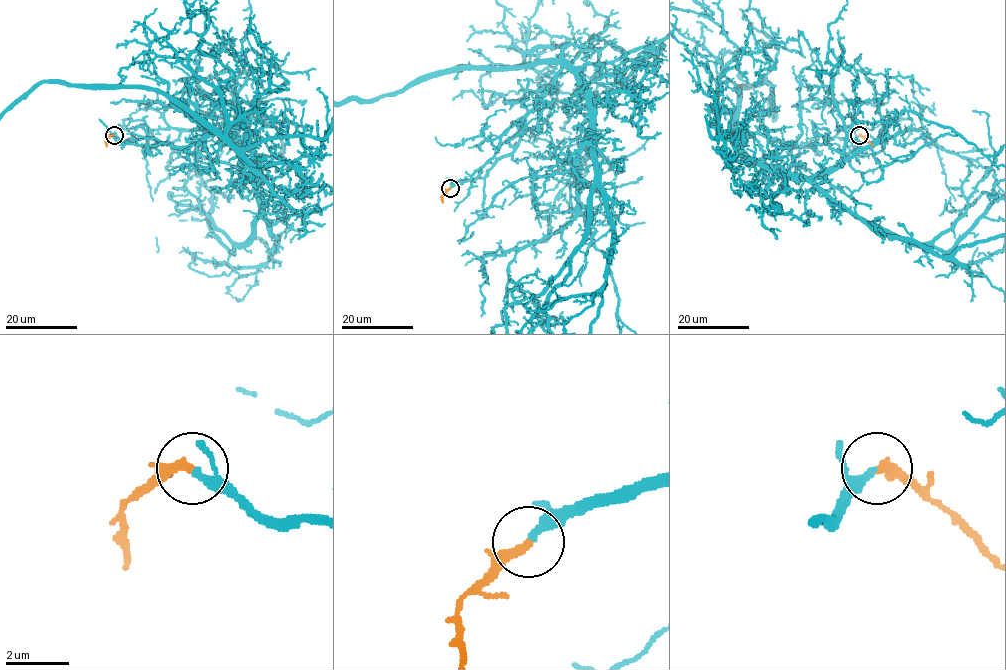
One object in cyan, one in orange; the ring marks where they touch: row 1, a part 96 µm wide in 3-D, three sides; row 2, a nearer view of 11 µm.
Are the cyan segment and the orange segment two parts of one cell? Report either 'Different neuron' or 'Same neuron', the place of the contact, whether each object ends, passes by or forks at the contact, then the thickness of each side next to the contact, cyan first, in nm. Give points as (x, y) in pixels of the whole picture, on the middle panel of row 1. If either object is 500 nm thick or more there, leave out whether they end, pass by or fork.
Same neuron. Place: (450, 188). At the ring cyan ends. At the ring orange ends. Thickness 280 nm (cyan) against 320 nm

